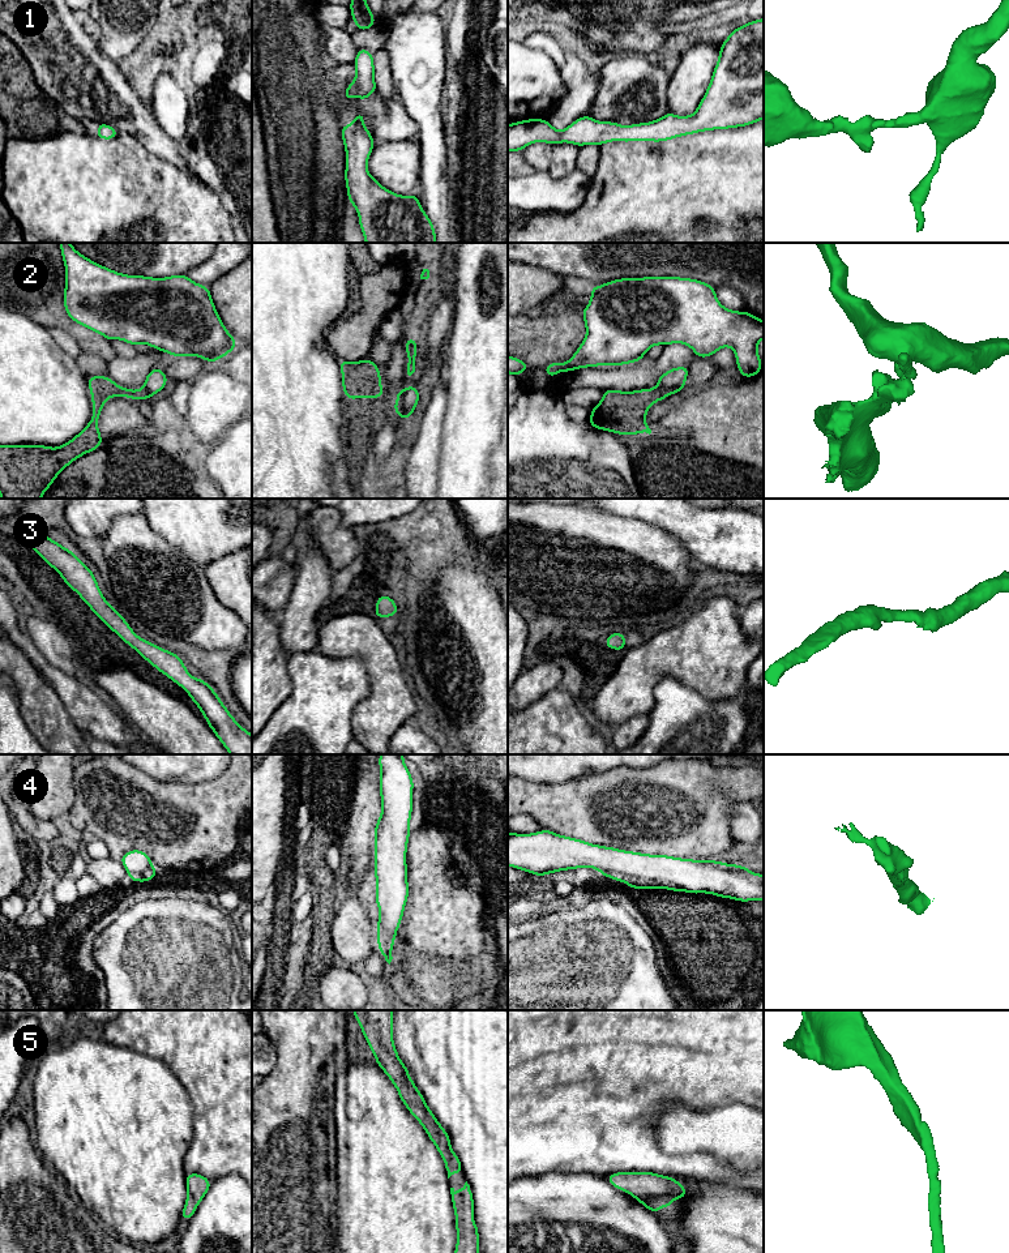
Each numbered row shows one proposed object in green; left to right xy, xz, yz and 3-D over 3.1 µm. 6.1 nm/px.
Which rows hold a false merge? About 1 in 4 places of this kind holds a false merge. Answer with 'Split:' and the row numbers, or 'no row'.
Split: 2

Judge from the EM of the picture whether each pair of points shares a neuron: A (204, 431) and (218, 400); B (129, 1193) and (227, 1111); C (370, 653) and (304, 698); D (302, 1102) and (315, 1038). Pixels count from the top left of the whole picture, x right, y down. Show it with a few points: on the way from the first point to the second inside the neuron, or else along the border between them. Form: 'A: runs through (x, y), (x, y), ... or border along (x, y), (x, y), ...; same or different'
A: runs through (206, 423), (213, 407); same
B: border along (193, 1112), (193, 1137), (184, 1158), (184, 1172); different
C: border along (329, 655), (357, 657), (364, 666), (371, 688); different
D: runs through (302, 1086), (302, 1060), (304, 1053); same

